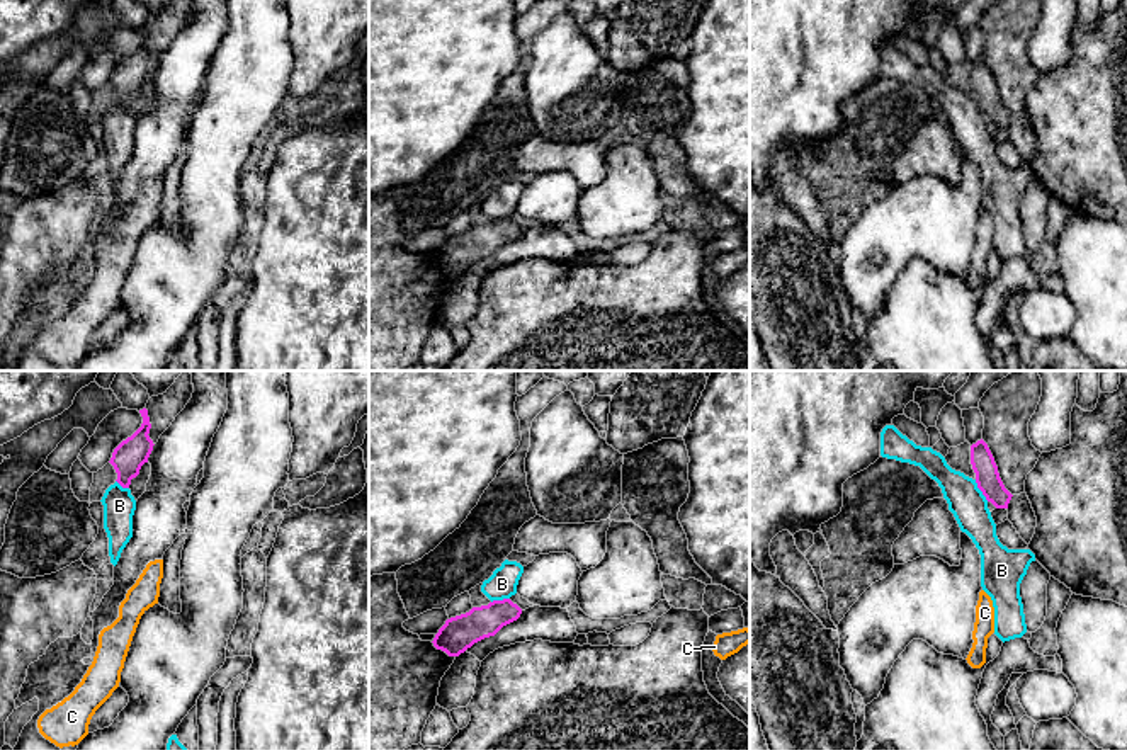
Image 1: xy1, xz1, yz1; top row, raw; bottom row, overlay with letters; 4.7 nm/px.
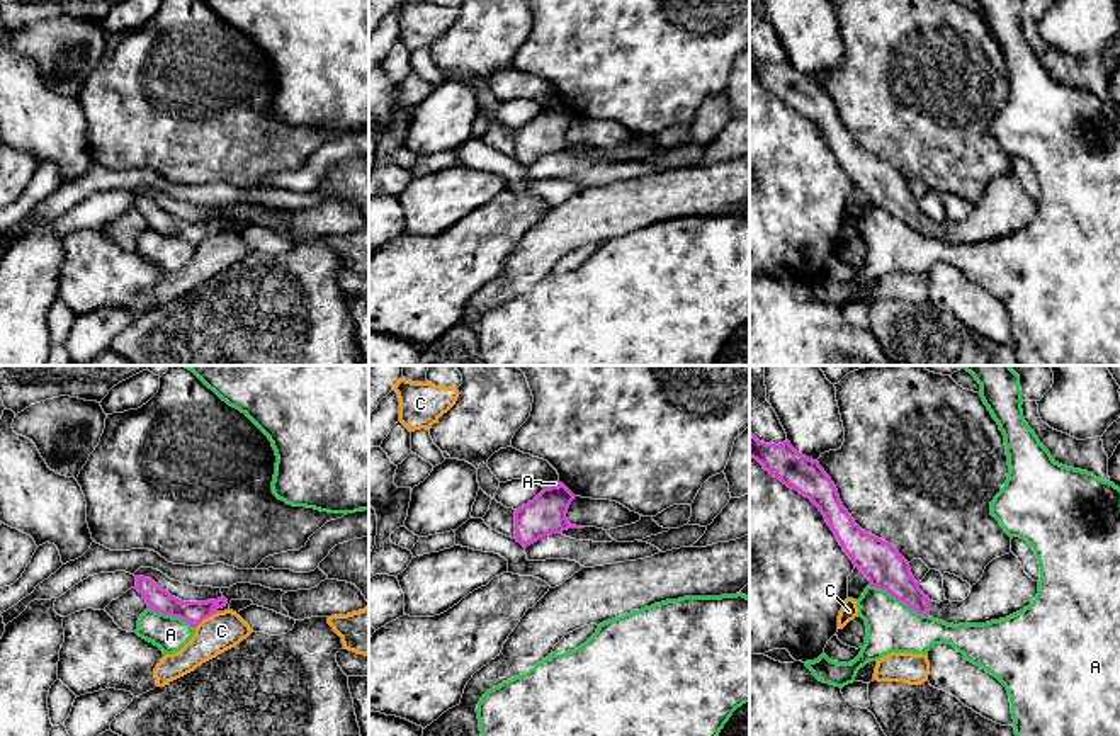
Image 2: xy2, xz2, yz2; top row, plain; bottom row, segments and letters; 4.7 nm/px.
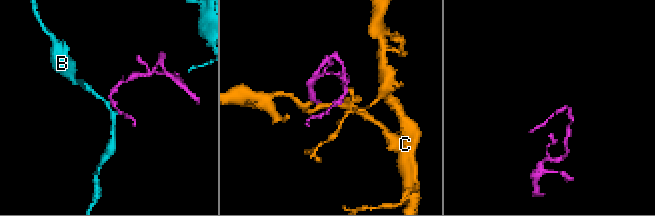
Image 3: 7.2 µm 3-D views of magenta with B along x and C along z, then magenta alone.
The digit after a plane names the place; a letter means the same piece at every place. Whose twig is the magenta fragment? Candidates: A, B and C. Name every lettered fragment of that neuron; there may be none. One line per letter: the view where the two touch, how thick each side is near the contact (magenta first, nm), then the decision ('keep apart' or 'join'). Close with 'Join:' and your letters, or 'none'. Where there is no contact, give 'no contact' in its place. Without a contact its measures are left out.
A: contact in yz2; calibres 190 and 240 nm; keep apart
B: contact in yz1; calibres 120 and 170 nm; keep apart
C: contact in xy2; calibres 110 and 180 nm; keep apart
Join: none

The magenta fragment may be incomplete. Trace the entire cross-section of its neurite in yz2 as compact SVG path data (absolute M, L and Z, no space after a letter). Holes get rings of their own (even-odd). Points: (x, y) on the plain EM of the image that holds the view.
M749 51L749 76L789 107L809 117L824 134L840 165L872 206L885 209L921 235L947 243L986 243L1006 238L1032 223L1038 212L1018 177L993 178L962 221L930 219L914 199L909 182L889 161L862 150L843 126L838 109L817 80L797 71L790 61L765 63Z

